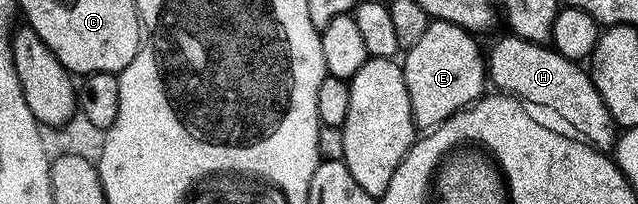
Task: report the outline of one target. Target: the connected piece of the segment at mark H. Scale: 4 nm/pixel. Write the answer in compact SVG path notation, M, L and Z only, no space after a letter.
M510 32L504 35L504 38L492 44L491 54L489 50L485 58L490 85L492 82L496 91L509 94L532 107L552 110L565 125L572 126L567 128L574 131L588 146L604 152L614 151L617 127L590 73L580 63L558 54L550 45L516 38Z

